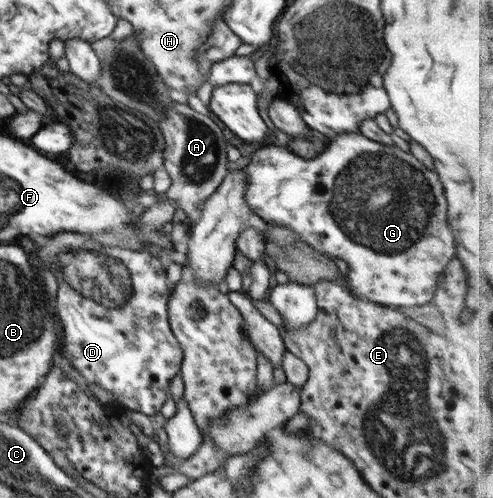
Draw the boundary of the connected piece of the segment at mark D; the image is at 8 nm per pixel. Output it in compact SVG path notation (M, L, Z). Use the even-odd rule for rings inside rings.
M58 232L54 236L40 236L38 240L38 256L40 256L40 264L46 264L52 268L52 272L58 278L58 300L56 300L56 310L58 310L58 318L60 320L61 330L61 348L62 355L66 356L70 363L78 370L78 373L84 377L84 381L89 384L95 384L98 388L103 388L111 392L111 396L120 405L120 409L124 411L140 412L146 414L150 418L160 415L160 410L166 397L169 394L169 385L171 380L181 370L183 359L183 350L178 340L172 332L168 320L167 305L169 304L169 289L166 276L166 269L159 257L152 255L149 250L130 250L128 248L118 248L118 246L102 246L98 242L94 242L90 235L86 233Z

